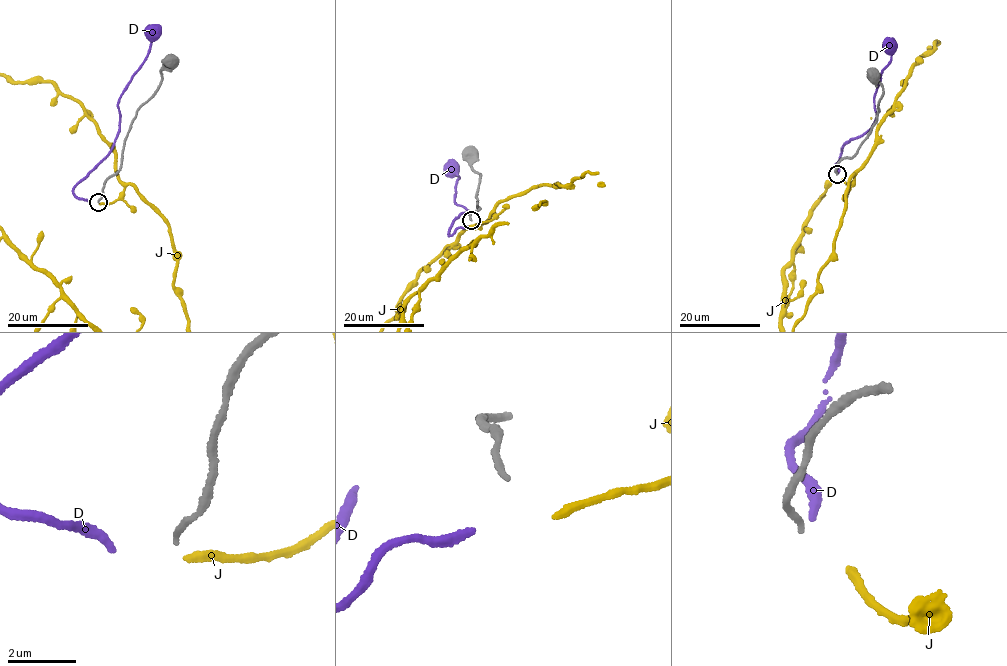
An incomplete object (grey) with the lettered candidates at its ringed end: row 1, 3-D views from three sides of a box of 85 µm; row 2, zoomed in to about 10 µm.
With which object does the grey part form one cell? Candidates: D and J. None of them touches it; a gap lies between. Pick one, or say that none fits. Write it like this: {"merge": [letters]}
{"merge": []}

